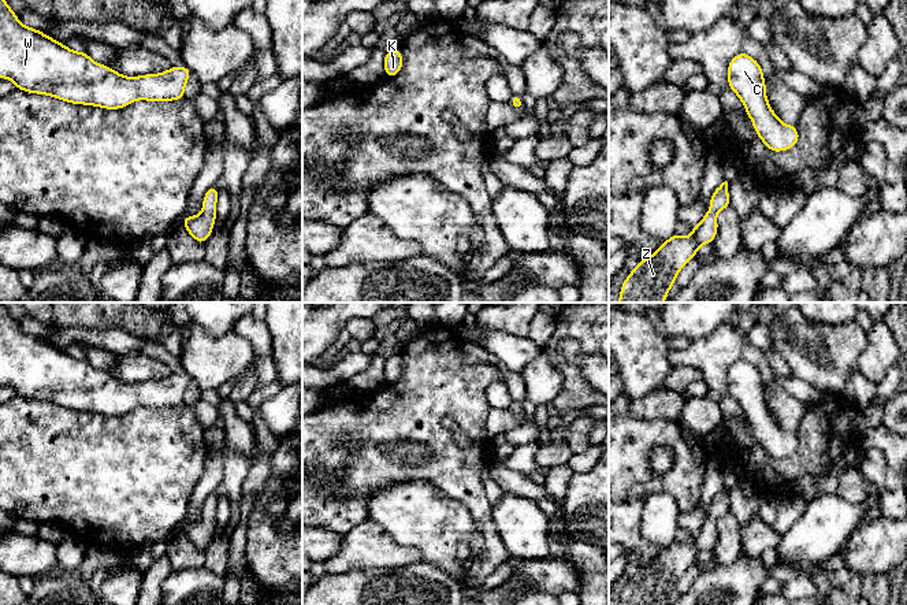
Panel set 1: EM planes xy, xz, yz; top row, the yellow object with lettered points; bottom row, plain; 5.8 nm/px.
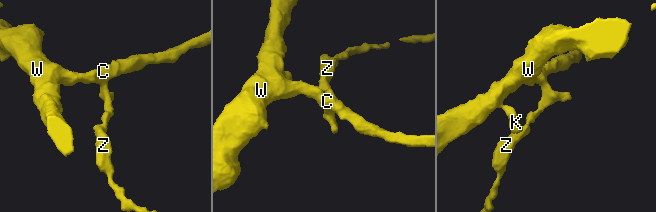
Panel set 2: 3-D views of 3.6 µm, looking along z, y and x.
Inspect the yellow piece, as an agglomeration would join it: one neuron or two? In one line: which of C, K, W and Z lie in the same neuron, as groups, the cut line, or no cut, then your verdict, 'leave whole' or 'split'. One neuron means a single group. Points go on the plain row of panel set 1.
C K W Z; no cut; leave whole

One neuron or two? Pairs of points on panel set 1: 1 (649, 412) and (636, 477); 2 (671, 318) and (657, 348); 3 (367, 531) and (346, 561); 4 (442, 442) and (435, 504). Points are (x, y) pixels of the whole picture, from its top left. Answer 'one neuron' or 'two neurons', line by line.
1: two neurons
2: one neuron
3: one neuron
4: two neurons

